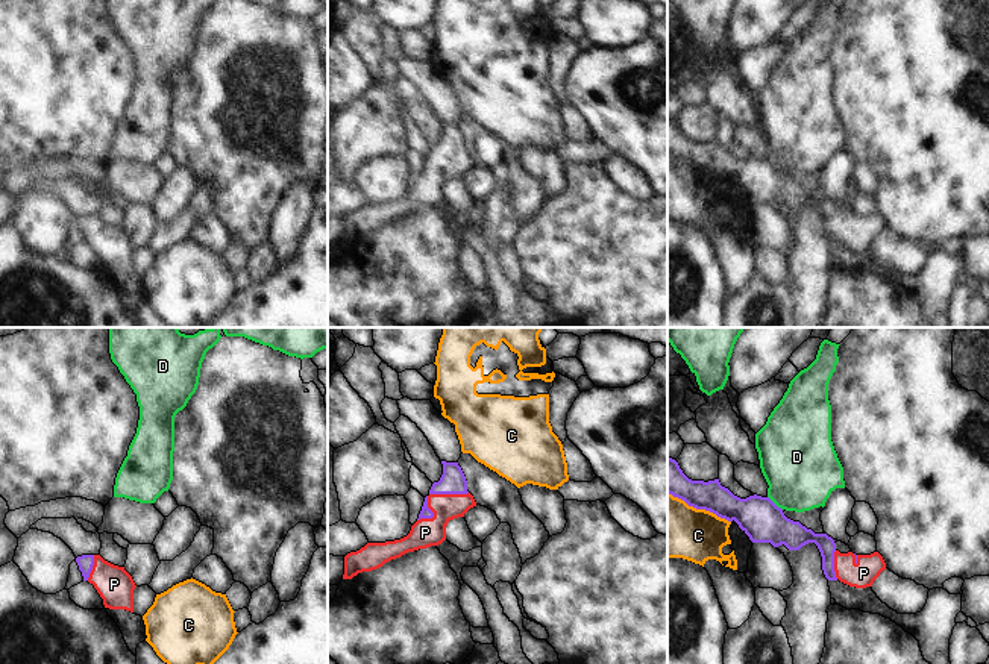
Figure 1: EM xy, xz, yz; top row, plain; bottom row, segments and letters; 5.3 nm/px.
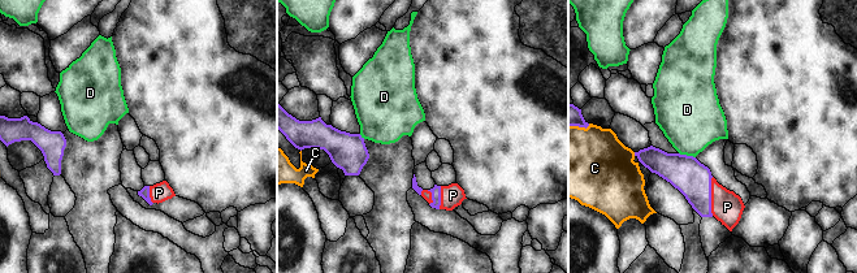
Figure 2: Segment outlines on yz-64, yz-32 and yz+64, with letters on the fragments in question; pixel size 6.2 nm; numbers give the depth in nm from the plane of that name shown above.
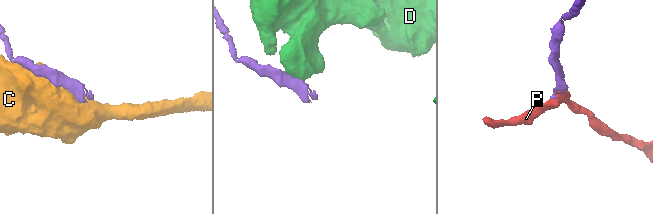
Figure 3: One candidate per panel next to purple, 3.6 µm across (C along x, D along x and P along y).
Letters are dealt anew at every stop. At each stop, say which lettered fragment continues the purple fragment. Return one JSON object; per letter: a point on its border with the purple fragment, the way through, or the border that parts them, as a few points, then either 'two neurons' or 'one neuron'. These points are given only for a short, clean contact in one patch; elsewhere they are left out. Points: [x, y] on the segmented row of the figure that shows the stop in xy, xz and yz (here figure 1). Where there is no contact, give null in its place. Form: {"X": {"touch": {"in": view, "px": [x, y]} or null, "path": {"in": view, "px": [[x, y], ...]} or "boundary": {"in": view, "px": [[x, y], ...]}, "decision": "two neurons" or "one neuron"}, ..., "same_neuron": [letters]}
{"C": {"touch": {"in": "yz", "px": [700, 508]}, "decision": "two neurons"}, "D": {"touch": {"in": "yz", "px": [774, 504]}, "decision": "two neurons"}, "P": {"touch": {"in": "xz", "px": [430, 493]}, "path": {"in": "xz", "px": [[452, 481], [440, 493], [430, 493], [433, 522], [425, 532]]}, "decision": "one neuron"}, "same_neuron": ["P"]}

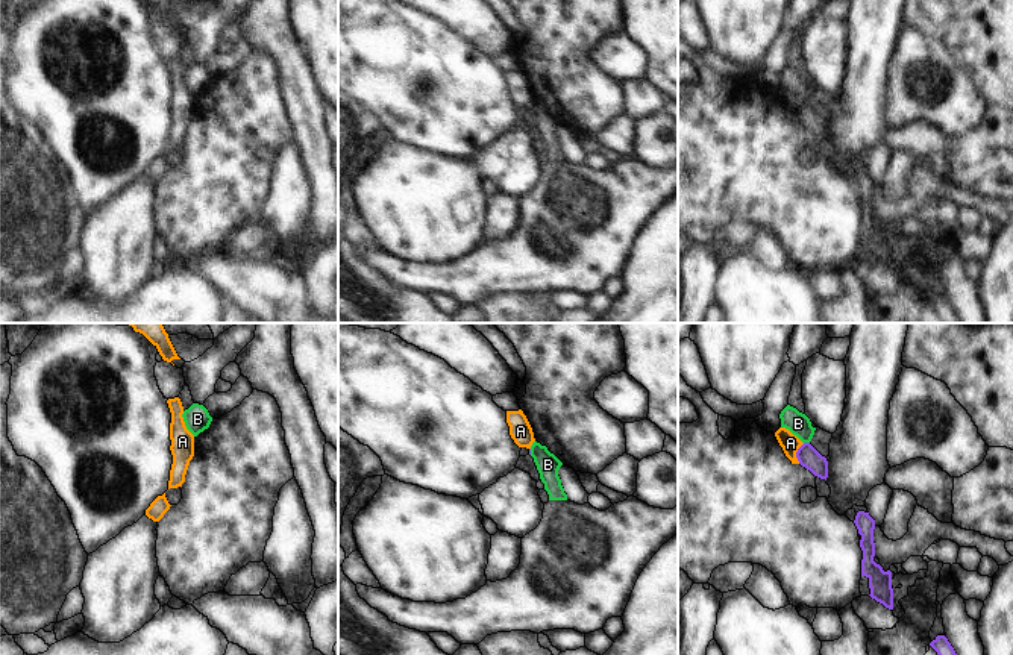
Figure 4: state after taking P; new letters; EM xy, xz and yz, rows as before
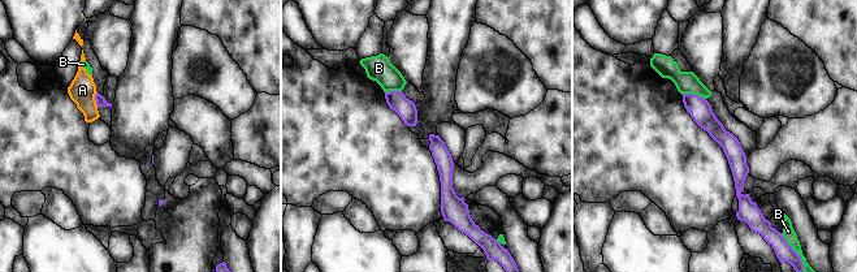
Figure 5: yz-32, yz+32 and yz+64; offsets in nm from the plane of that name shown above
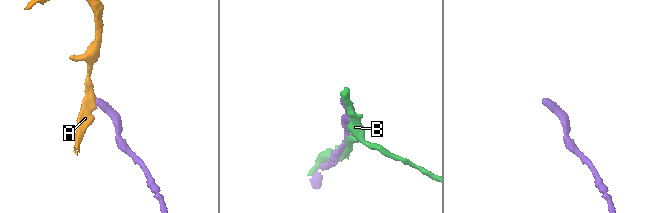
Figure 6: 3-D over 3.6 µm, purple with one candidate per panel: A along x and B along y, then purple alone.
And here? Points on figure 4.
{"A": {"touch": {"in": "yz", "px": [796, 454]}, "boundary": {"in": "yz", "px": [[804, 443], [796, 452], [798, 463]]}, "decision": "two neurons"}, "B": {"touch": {"in": "yz", "px": [807, 443]}, "boundary": {"in": "yz", "px": [[804, 441], [809, 443]]}, "decision": "two neurons"}, "same_neuron": []}

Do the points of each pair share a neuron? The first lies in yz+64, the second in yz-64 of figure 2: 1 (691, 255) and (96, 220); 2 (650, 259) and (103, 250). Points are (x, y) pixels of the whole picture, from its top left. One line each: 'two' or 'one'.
1: one
2: two

